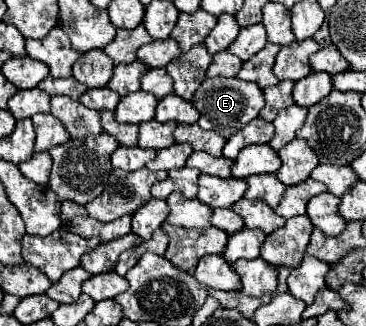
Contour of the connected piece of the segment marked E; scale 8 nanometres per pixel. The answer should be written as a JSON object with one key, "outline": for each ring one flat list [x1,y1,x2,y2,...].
{"outline":[[205,77,199,89,195,91,193,105,201,113,197,125,201,129,211,129,221,137,229,139,233,133,241,131,249,121,259,117,259,109,265,105,263,89,253,83,245,83,237,77]]}

